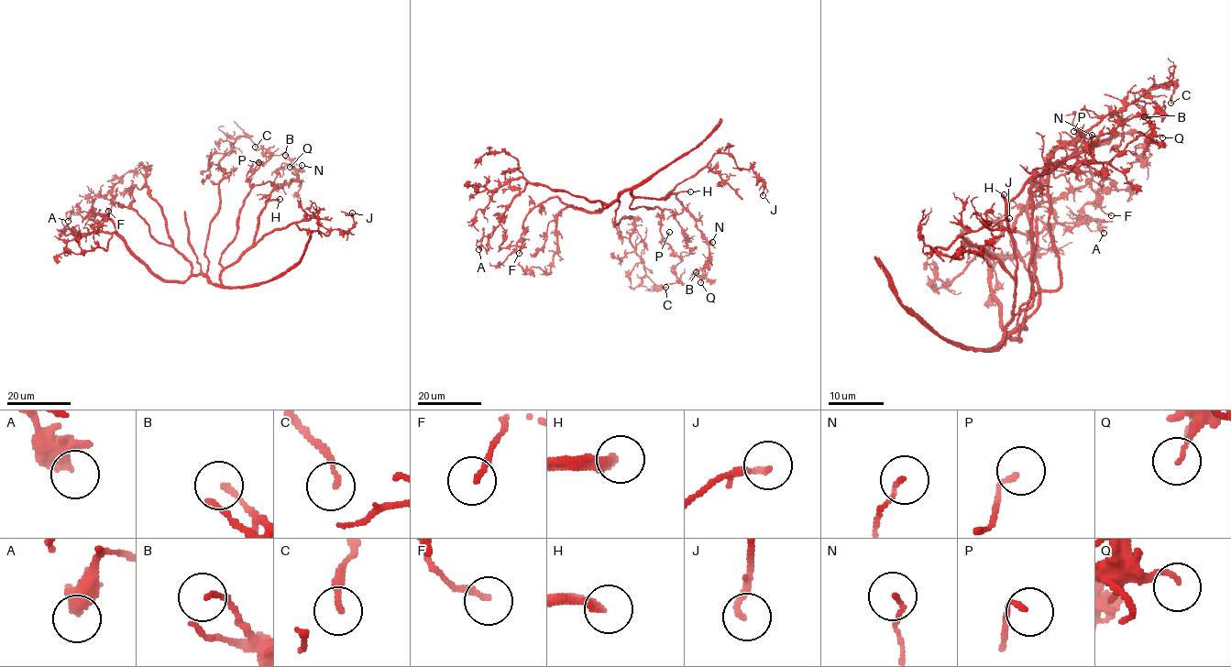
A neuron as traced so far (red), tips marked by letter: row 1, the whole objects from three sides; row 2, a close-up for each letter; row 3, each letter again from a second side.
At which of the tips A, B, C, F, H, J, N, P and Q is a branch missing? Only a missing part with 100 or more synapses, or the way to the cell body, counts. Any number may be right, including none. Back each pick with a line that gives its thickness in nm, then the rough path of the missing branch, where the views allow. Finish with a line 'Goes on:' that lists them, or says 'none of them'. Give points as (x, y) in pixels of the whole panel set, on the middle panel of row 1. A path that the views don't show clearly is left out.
H: Thickness 280 nm. Course of what is missing: (690, 191), (701, 195), (717, 215), (720, 232), (727, 239), (730, 261)
Goes on: H

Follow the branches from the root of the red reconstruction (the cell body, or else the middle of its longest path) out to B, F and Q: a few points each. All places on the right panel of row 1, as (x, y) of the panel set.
B: (1007, 337), (999, 344), (1016, 278), (1007, 203), (1055, 167), (1111, 161), (1151, 131), (1144, 116)
F: (1007, 337), (1025, 327), (1038, 302), (1038, 281), (1019, 255), (1012, 223), (1027, 209), (1087, 183), (1111, 215)
Q: (1007, 337), (999, 344), (1016, 278), (1007, 203), (1055, 167), (1111, 161), (1138, 136), (1162, 137)

